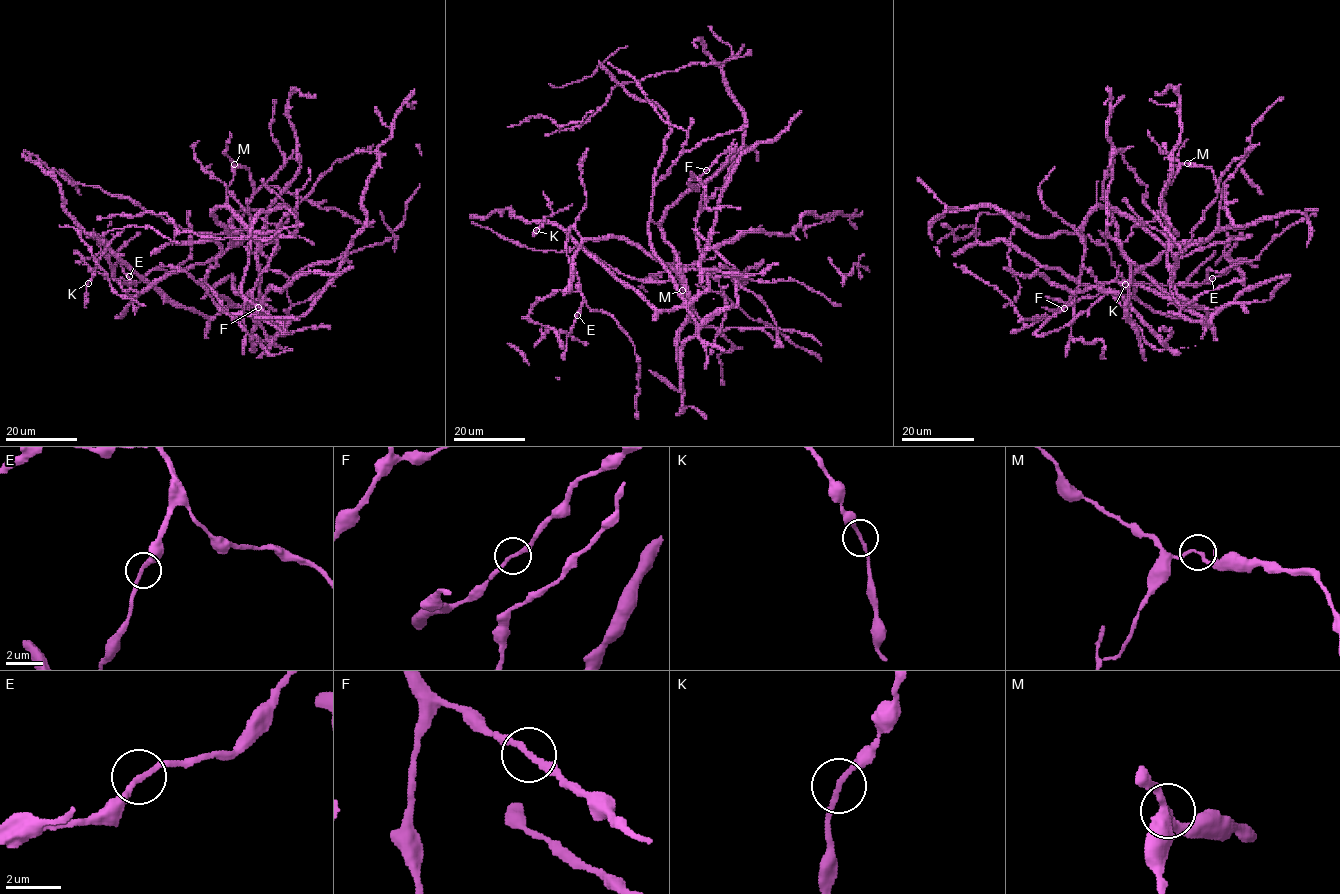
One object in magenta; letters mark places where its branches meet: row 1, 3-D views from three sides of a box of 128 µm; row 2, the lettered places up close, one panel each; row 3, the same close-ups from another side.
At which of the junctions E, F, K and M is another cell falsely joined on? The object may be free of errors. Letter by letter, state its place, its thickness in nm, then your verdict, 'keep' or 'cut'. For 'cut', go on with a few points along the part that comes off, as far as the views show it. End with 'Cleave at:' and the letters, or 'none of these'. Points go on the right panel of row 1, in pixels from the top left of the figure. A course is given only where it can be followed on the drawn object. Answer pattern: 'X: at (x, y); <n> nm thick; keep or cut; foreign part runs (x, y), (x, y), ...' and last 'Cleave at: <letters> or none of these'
E: at (1212, 278); 190 nm thick; keep
F: at (1064, 308); 200 nm thick; keep
K: at (1125, 284); 180 nm thick; keep
M: at (1187, 163); 170 nm thick; cut; foreign part runs (1187, 163), (1181, 165), (1167, 185), (1161, 210), (1155, 219), (1133, 226), (1132, 235), (1120, 245)
Cleave at: M

